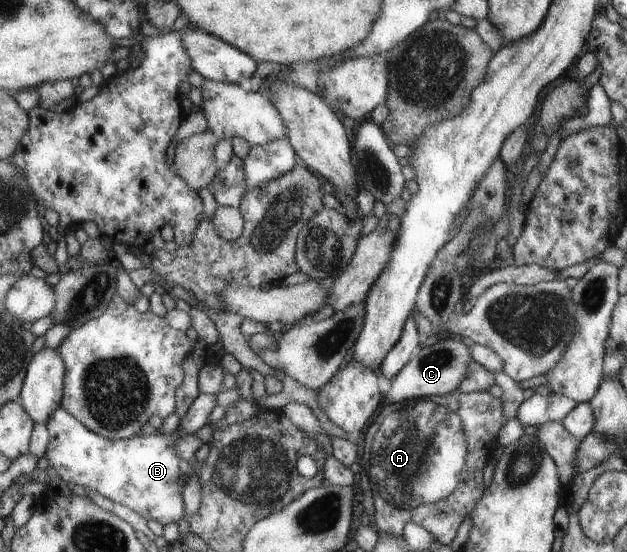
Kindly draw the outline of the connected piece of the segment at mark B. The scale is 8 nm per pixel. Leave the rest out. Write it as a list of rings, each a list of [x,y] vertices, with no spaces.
[[[200,393],[175,431],[149,432],[148,435],[137,435],[128,440],[110,440],[91,431],[60,405],[46,423],[50,440],[45,457],[66,483],[100,493],[147,519],[155,519],[162,526],[177,524],[186,515],[183,487],[187,479],[183,478],[188,467],[179,455],[176,443],[183,436],[197,433],[207,423],[209,413],[215,407],[215,394]]]

